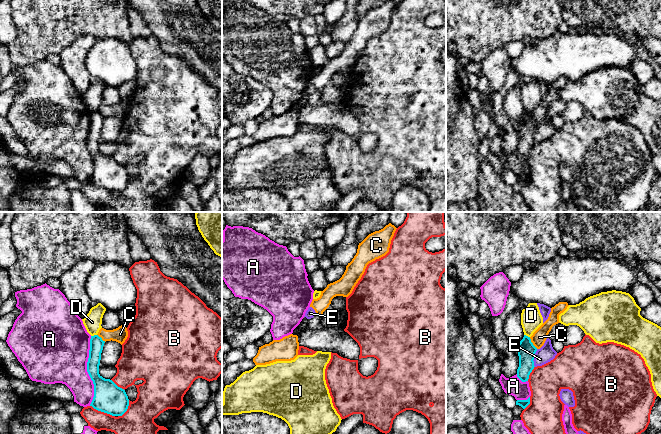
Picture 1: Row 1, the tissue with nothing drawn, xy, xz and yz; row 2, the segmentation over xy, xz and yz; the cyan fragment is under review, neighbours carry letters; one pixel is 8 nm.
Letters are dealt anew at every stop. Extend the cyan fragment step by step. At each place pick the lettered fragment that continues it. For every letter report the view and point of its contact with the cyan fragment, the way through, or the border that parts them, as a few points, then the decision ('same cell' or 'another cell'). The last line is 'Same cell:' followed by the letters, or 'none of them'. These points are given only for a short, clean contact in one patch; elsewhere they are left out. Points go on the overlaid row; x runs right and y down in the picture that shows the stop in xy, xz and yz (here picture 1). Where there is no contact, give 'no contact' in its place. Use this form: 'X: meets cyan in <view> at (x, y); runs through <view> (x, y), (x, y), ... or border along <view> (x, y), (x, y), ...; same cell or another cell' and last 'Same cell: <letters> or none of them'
A: meets cyan in xy at (87, 371); another cell
B: meets cyan in xy at (102, 411); border along xy (90, 405), (114, 416); another cell
C: meets cyan in yz at (532, 343); another cell
D: meets cyan in xy at (94, 335); border along xy (96, 334), (91, 336); another cell
E: meets cyan in yz at (533, 358); border along yz (537, 349), (533, 360), (534, 366); another cell
Same cell: none of them

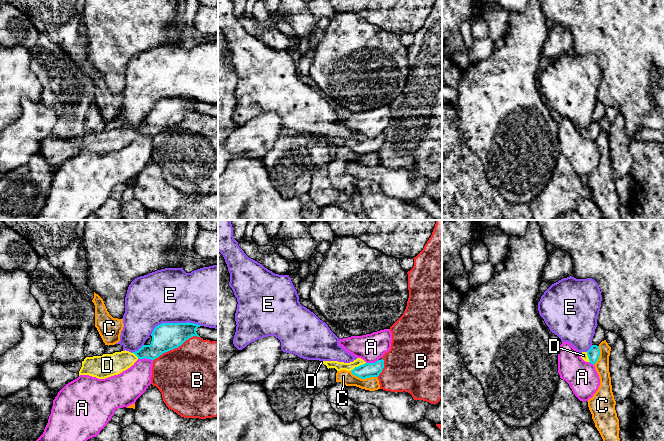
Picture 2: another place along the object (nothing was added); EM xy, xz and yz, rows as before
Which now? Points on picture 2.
A: meets cyan in xy at (145, 357); another cell
B: meets cyan in xy at (175, 347); another cell
C: meets cyan in xz at (363, 378); border along xz (350, 371), (361, 378), (376, 377); another cell
D: meets cyan in xz at (358, 366); runs through xz (367, 370), (362, 370), (358, 366), (339, 366); same cell
E: meets cyan in xy at (174, 323); another cell
Same cell: D

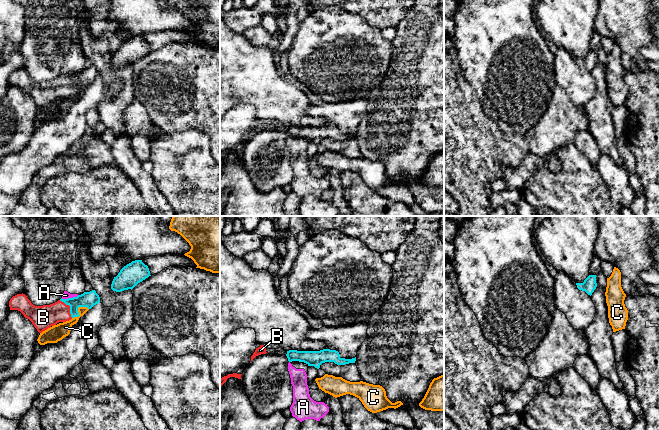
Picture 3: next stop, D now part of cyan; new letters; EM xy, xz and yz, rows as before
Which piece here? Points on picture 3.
A: meets cyan in xy at (69, 298); border along xy (78, 295), (72, 298), (61, 298); another cell
B: meets cyan in xy at (70, 307); runs through xy (88, 299), (75, 302), (70, 307), (43, 317); same cell
C: meets cyan in xy at (77, 310); border along xy (88, 308), (79, 307), (79, 315), (72, 318); another cell
Same cell: B

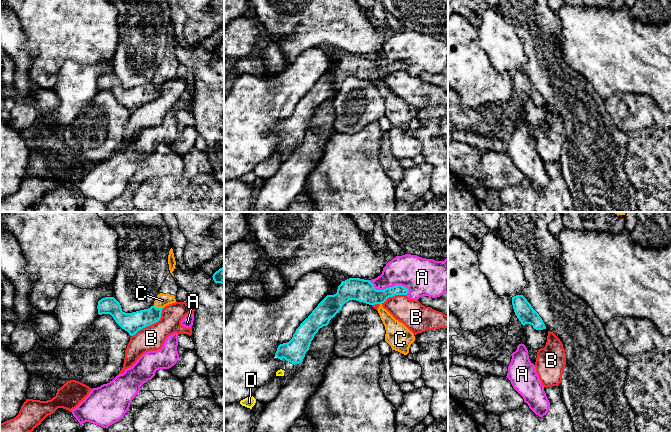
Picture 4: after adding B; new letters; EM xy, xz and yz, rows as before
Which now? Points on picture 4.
A: meets cyan in xz at (388, 288); another cell
B: meets cyan in xy at (150, 324); border along xy (163, 308), (157, 321), (139, 329), (131, 336); another cell
C: meets cyan in xy at (158, 308); border along xy (153, 305), (162, 308); another cell
D: meets cyan in xz at (276, 356); runs through xz (294, 351), (283, 351), (276, 356), (275, 356); same cell
Same cell: D

